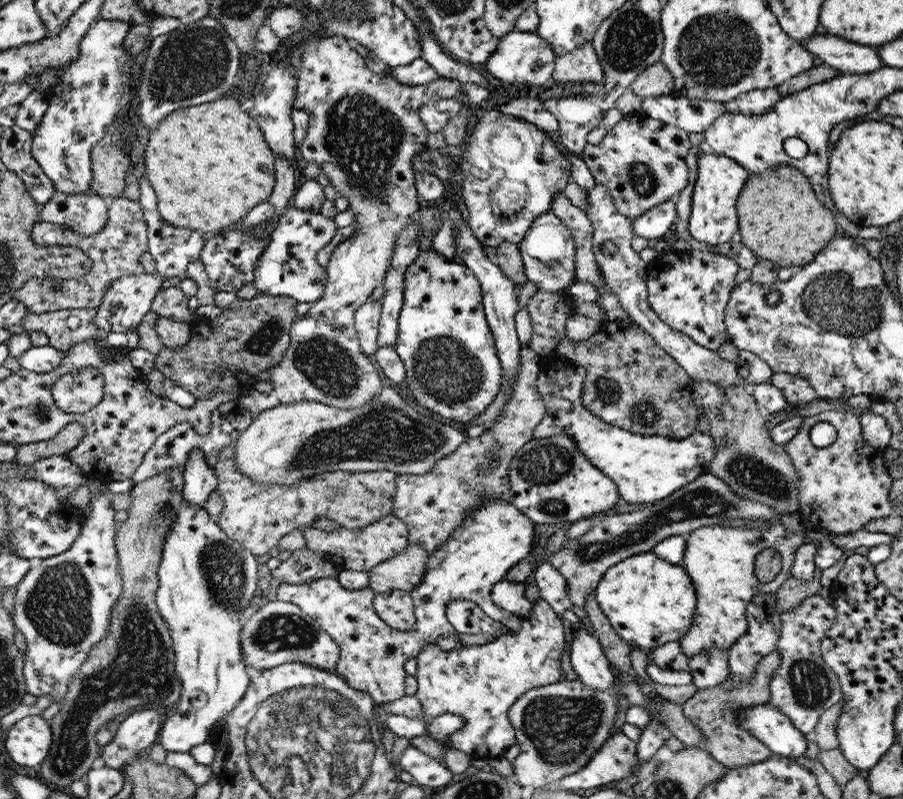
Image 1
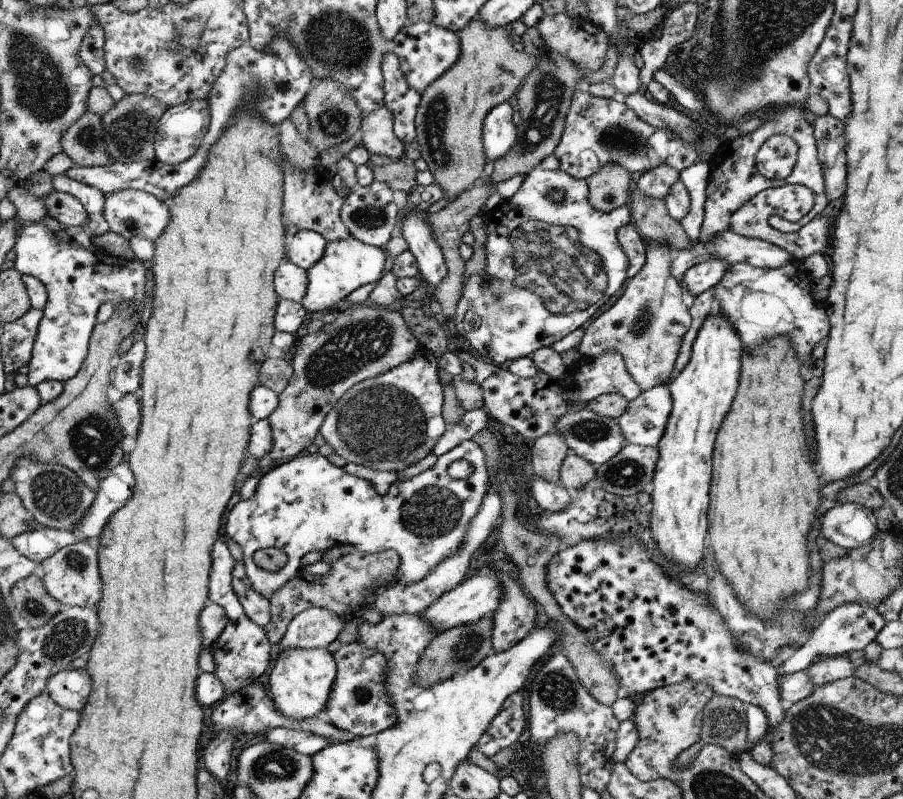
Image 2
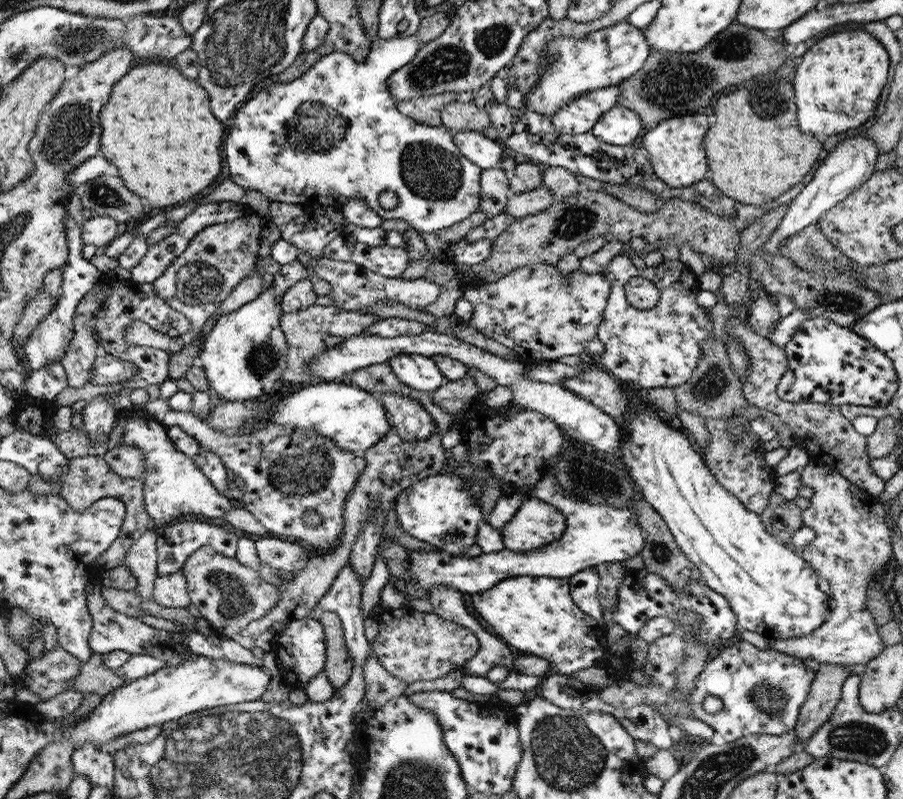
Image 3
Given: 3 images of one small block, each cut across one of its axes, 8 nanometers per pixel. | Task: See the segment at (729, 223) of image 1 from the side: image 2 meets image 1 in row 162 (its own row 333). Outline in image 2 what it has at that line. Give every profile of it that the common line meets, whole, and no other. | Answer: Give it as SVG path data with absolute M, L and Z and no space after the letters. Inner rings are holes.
M718 311L715 315L708 315L705 318L705 323L702 328L698 331L697 337L693 342L693 349L691 352L690 360L686 365L686 368L681 373L674 373L673 381L670 387L673 400L673 409L671 410L671 415L669 416L669 421L667 422L663 437L657 444L659 457L657 460L657 465L655 468L655 473L653 476L654 489L651 493L651 501L653 508L650 515L648 516L648 526L652 529L653 538L656 540L660 550L674 562L678 562L679 566L685 571L691 571L692 569L697 569L697 566L701 563L703 554L708 547L708 519L707 512L709 506L709 488L711 485L712 471L713 471L713 450L715 447L715 440L718 434L718 429L723 423L724 417L728 414L730 406L732 406L732 400L736 396L736 388L739 385L739 378L741 373L741 356L743 355L744 348L742 346L741 338L737 333L737 330L733 327L733 324L720 312Z

